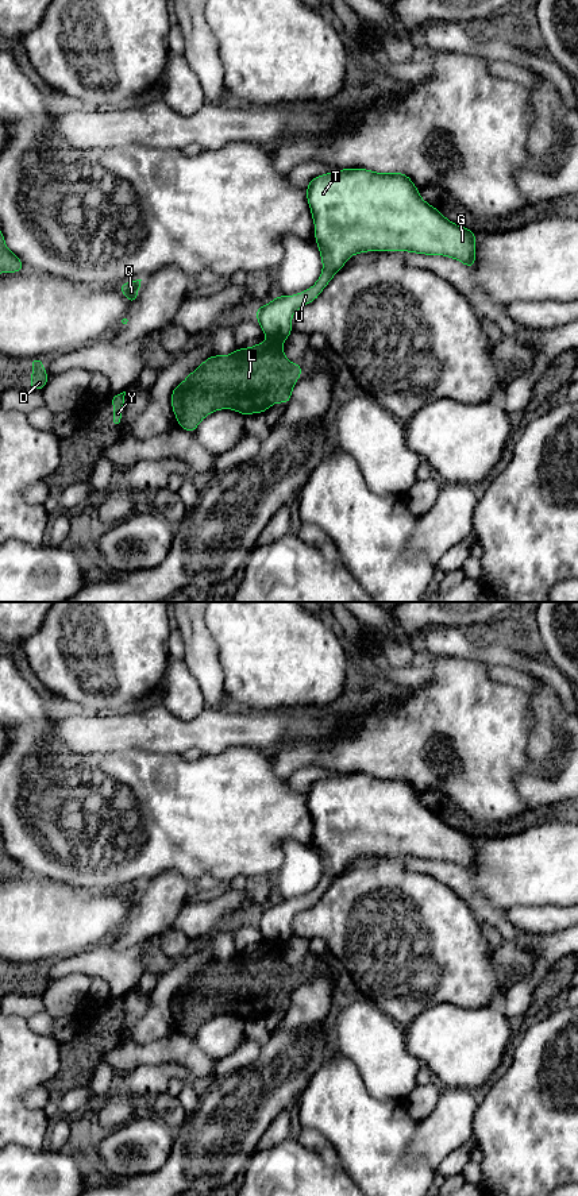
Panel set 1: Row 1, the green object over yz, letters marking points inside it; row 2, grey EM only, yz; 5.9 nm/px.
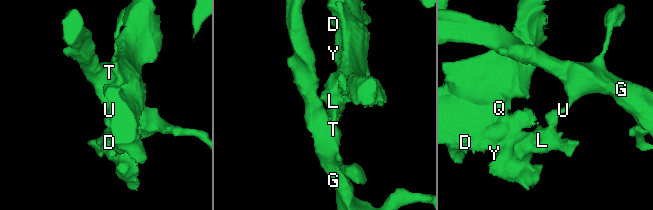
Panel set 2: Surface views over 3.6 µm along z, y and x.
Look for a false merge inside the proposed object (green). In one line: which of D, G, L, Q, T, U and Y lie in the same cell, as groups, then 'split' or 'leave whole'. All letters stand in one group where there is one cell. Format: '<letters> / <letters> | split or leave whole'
D L Q Y / G T U | split

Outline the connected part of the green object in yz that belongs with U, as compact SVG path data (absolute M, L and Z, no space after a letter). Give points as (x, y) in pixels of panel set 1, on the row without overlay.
M342 773L317 780L307 790L307 805L315 829L315 845L323 867L316 888L294 900L275 903L255 914L257 926L266 942L284 948L292 934L293 918L315 906L334 880L354 859L366 856L409 856L454 863L469 873L475 869L477 837L451 827L440 815L425 807L412 784L404 778L375 778L367 773Z

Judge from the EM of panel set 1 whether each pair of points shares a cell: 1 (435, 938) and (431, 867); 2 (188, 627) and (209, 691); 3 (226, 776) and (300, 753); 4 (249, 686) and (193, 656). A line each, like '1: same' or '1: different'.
1: different
2: same
3: different
4: different

